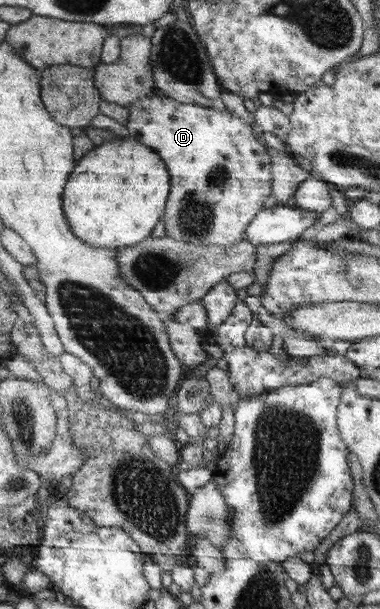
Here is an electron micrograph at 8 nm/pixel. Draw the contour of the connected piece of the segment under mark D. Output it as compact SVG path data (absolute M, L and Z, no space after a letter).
M157 94L136 101L129 113L126 126L129 136L154 149L170 170L171 195L162 219L165 234L177 241L200 245L235 245L243 241L249 224L265 209L265 199L273 196L274 186L272 157L265 145L255 137L251 125L247 125L233 111L223 113Z

